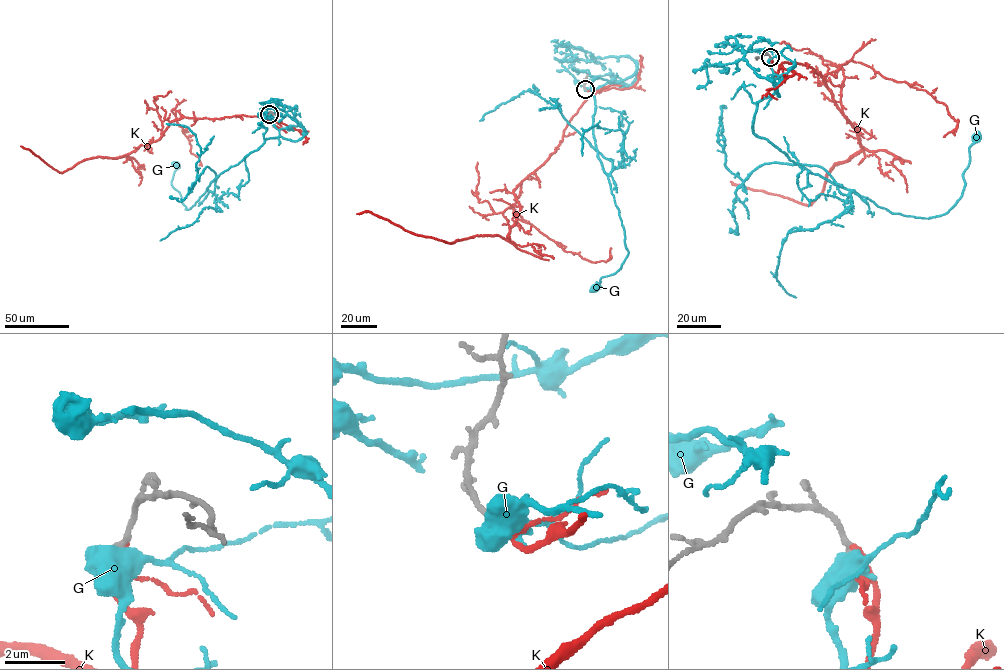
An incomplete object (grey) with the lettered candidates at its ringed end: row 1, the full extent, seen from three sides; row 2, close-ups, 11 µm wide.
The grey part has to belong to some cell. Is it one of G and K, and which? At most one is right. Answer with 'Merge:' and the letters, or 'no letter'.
Merge: K

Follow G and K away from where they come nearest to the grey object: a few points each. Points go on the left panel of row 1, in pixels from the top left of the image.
G: (268, 114), (279, 135), (267, 138), (221, 173), (186, 210), (171, 185), (176, 165)
K: (268, 114), (272, 124), (243, 115), (176, 119), (156, 140), (121, 156), (85, 159), (63, 172), (20, 146)

